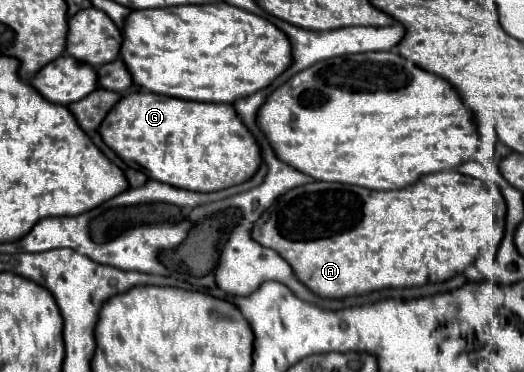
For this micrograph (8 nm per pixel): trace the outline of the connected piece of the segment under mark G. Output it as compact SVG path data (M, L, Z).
M130 91L108 113L100 133L128 167L142 169L150 179L198 193L240 185L262 165L254 135L234 107L226 103L198 103L148 91Z

